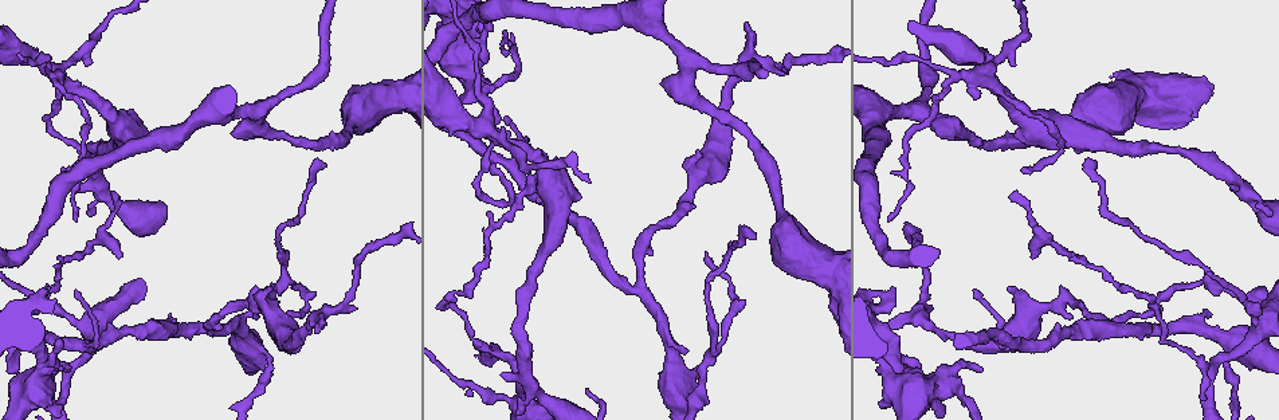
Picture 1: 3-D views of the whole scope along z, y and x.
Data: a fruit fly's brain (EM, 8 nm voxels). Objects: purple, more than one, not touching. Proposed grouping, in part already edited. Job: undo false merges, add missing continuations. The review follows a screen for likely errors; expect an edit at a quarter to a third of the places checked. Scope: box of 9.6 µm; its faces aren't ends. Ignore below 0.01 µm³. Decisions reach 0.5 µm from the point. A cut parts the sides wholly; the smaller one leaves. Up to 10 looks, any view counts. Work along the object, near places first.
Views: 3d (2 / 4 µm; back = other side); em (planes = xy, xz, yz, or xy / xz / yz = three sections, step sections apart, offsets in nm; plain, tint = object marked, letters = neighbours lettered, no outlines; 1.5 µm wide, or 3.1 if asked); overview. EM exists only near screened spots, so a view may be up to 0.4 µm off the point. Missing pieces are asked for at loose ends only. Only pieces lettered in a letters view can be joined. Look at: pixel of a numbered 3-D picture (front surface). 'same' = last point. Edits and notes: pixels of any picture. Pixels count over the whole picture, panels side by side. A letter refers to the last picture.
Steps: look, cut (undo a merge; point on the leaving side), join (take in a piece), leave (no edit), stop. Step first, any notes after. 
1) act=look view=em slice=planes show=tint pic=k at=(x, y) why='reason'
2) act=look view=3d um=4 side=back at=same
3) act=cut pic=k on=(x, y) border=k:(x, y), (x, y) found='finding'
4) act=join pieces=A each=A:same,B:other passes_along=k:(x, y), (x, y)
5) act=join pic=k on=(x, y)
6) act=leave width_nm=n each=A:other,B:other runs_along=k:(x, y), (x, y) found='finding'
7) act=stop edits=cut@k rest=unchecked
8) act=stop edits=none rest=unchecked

act=look view=3d um=4 pic=1 at=(109, 116) why='calibre changes'

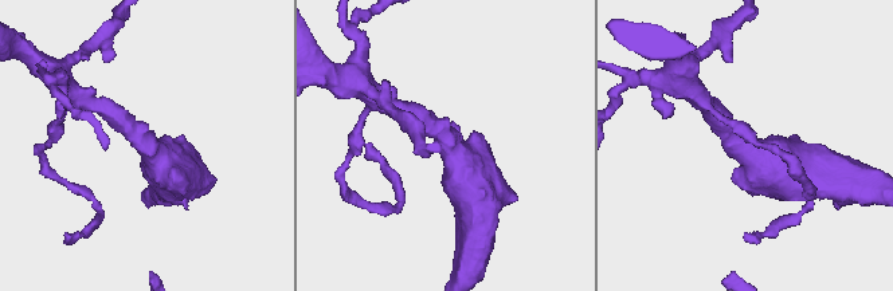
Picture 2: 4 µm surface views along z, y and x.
act=look view=em slice=planes show=tint pic=2 at=(152, 148) arm_widths_nm=300,700 why='shape alone is not enough'

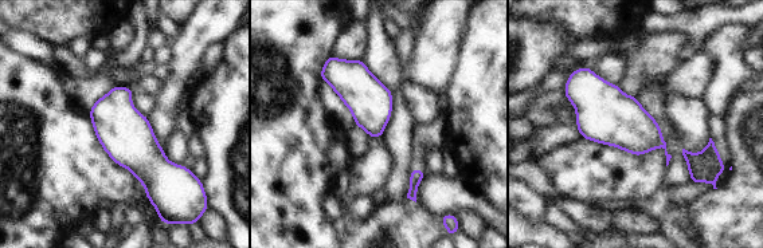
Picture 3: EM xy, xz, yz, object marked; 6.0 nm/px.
act=look view=em slice=planes show=letters at=same why='what lies round it'

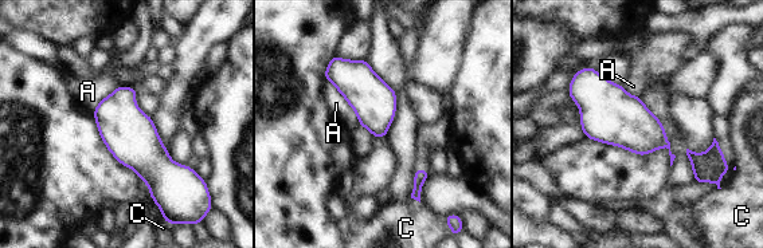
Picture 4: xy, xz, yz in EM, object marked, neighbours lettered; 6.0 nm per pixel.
act=leave longest_contact=A:340nm each=A:other,C:other border=4:(325, 79), (353, 110), (359, 124) found='continuous, no second neuron'

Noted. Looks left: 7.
act=look view=em slice=planes show=letters pic=1 at=(1031, 255) why='branch stops here'

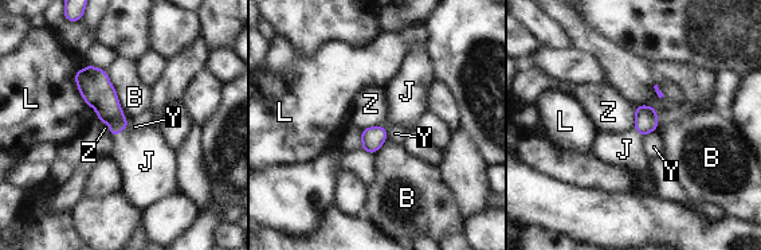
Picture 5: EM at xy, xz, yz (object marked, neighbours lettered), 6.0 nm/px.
act=join pieces=J each=B:other,J:same,L:other,Y:other,Z:other passes_along=5:(101, 96), (120, 132), (146, 161) found='the neuron continues'

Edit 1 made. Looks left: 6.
act=look view=overview

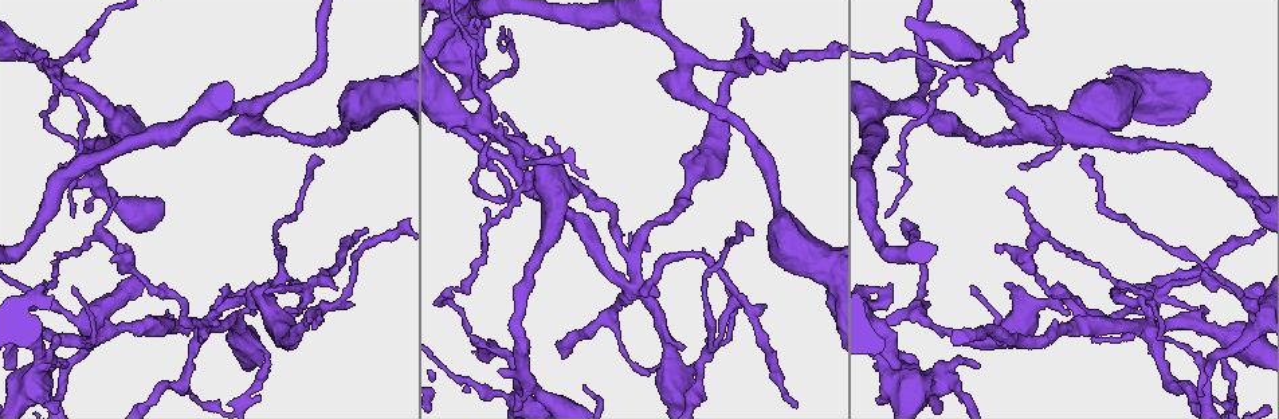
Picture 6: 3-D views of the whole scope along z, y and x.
act=look view=em slice=planes show=plain pic=6 at=(919, 56)

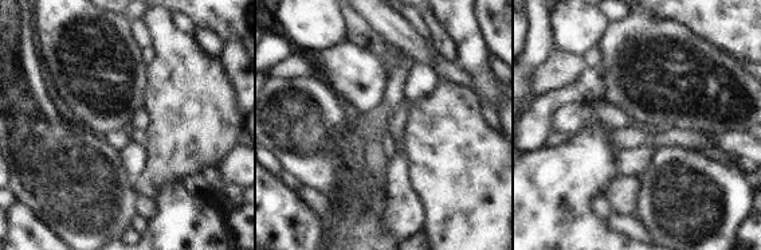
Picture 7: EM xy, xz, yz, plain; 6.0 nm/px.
act=look view=em slice=planes show=letters at=same why='see the neighbours'

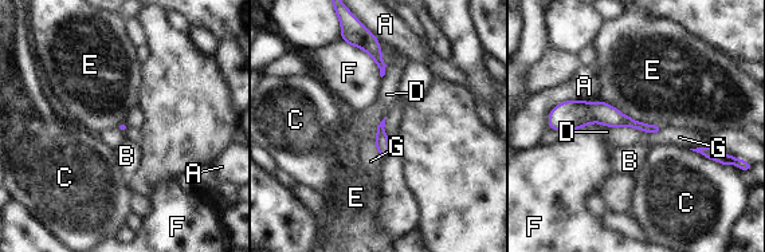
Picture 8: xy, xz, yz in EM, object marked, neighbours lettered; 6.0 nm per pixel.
act=leave width_nm=60 each=A:other,B:other,C:other,D:other,E:other,F:other,G:other border=8:(605, 125), (632, 126), (655, 134) found='all the same neuron'

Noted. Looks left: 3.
act=look view=em slice=planes show=plain pic=6 at=(1007, 285) why='an open end'

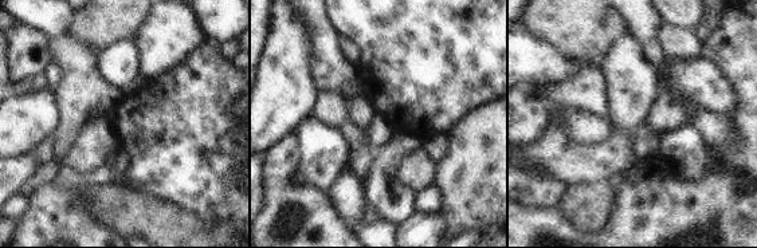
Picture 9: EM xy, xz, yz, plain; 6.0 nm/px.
act=look view=em slice=planes show=letters at=same

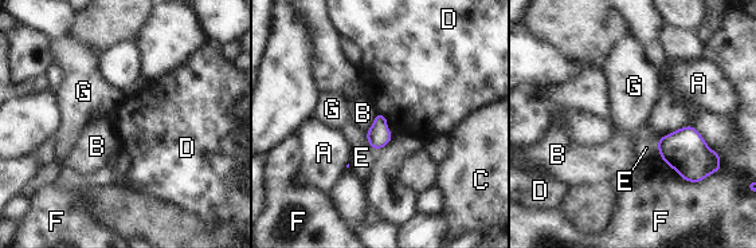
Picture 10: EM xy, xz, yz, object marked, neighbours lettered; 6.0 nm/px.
act=leave each=A:other,B:other,C:other,D:other,E:other,F:other,G:other border=10:(378, 111), (386, 117) found='none of them fits'

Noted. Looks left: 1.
act=stop edits=join@5 rest=unchecked

